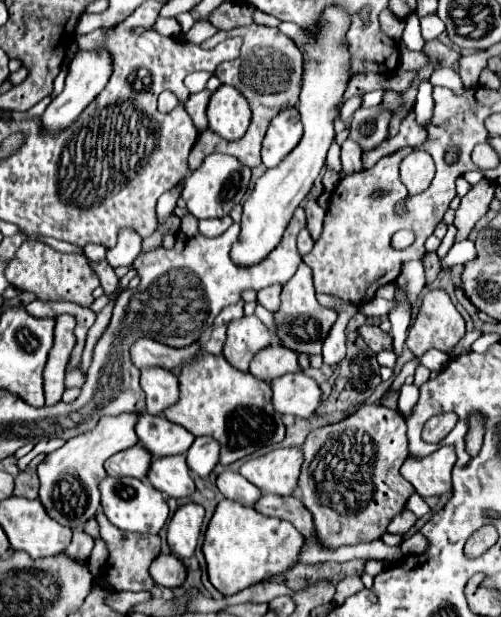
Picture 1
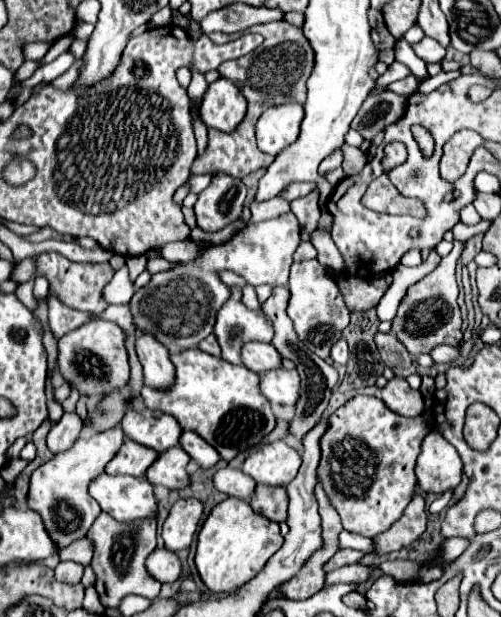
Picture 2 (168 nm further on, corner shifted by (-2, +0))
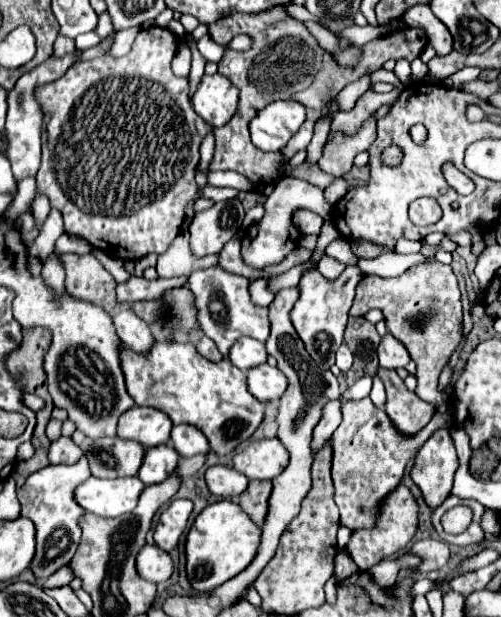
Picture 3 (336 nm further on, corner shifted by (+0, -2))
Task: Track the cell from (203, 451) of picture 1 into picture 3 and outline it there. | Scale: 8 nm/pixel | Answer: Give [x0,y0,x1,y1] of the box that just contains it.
[171,424,209,458]

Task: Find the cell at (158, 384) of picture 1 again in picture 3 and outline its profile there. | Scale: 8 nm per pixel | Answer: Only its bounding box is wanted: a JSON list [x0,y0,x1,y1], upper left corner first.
[113,302,155,352]

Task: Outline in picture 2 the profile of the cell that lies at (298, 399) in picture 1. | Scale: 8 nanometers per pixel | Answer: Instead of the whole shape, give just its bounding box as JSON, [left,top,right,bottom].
[261,370,301,406]

